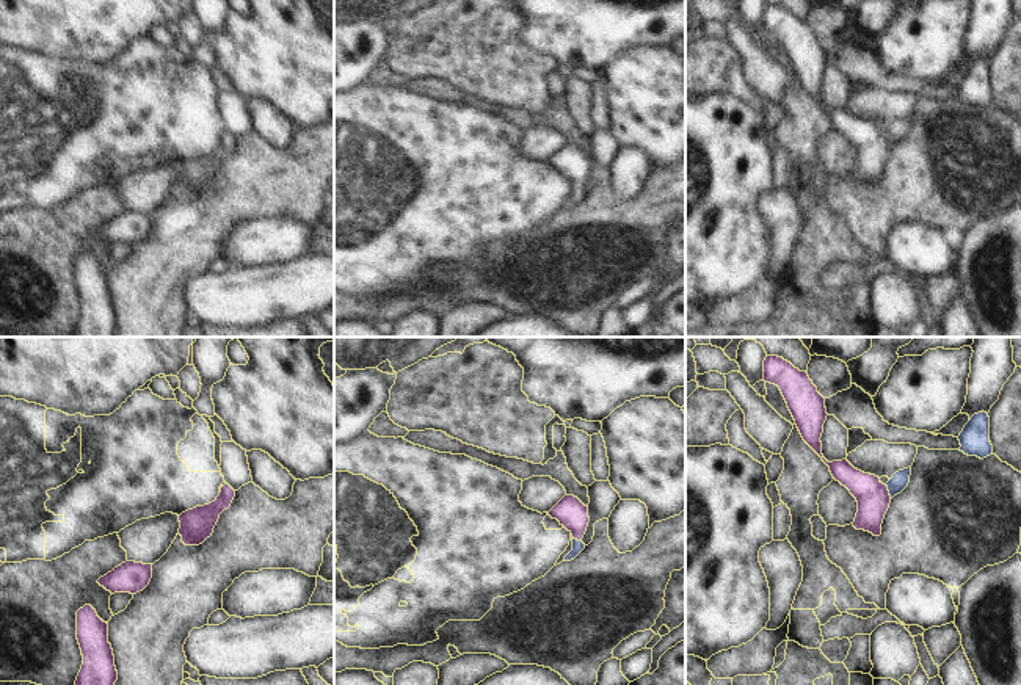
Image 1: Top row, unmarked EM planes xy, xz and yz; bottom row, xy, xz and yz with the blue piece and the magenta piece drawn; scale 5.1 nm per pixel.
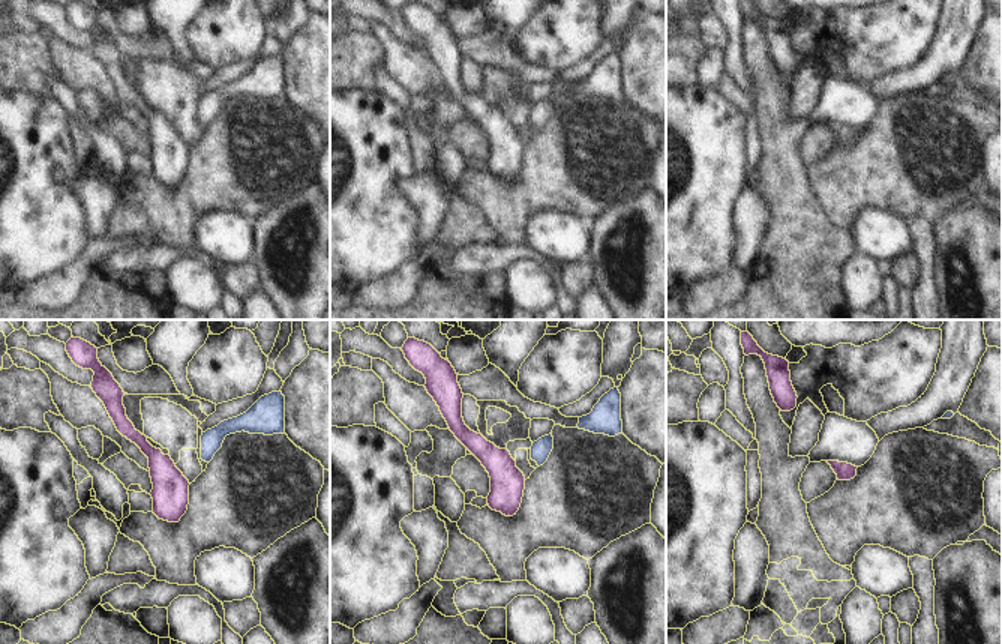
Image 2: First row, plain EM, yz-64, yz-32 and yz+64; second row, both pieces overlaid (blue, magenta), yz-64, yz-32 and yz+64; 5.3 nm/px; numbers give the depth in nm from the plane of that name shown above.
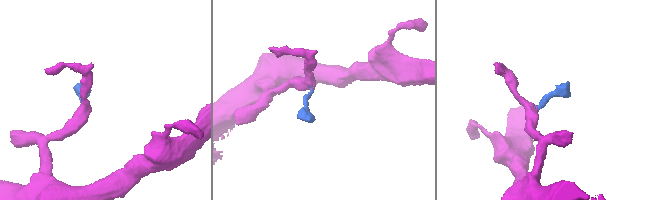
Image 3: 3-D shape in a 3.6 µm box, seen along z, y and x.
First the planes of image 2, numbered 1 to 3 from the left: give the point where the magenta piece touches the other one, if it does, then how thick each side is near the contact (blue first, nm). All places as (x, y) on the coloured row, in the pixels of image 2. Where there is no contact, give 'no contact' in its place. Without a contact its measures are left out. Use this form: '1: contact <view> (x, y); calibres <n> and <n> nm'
1: no contact
2: no contact
3: no contact

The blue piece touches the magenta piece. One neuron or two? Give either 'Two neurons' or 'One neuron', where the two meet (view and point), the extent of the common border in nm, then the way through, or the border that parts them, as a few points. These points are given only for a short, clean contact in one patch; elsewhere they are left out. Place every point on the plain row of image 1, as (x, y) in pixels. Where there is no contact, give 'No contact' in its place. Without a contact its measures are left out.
One neuron. Touches blue at yz (888, 138). Shared border 80 nm. Path across: yz (899, 130), (888, 138), (872, 146).

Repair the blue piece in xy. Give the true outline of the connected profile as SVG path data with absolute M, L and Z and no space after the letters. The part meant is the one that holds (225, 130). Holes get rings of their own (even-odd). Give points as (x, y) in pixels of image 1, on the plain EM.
M224 130L215 150L196 155L179 165L179 183L185 194L199 194L212 185L220 163L227 158L235 146L235 140Z

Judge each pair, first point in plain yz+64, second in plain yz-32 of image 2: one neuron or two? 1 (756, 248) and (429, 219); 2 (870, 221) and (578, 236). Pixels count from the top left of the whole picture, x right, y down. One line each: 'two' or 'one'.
1: one
2: one

